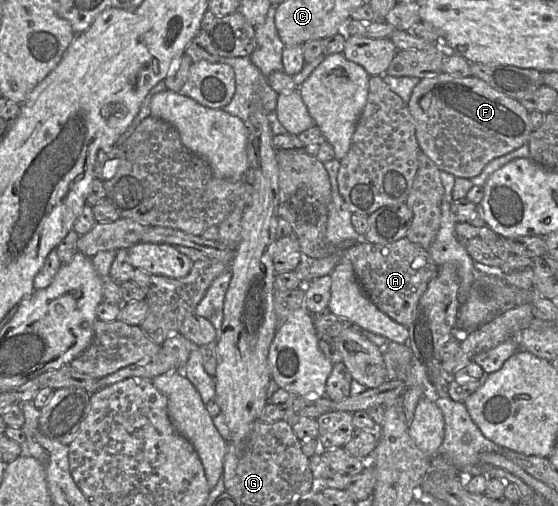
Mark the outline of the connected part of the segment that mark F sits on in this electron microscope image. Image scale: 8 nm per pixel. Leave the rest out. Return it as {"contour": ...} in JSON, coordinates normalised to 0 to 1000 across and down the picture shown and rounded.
{"contour":[[[789,144],[758,154],[740,176],[729,211],[742,241],[744,271],[753,296],[789,338],[803,340],[815,350],[844,354],[857,348],[884,314],[944,285],[955,259],[948,221],[927,196],[892,182],[866,158],[848,150],[815,152]]]}

